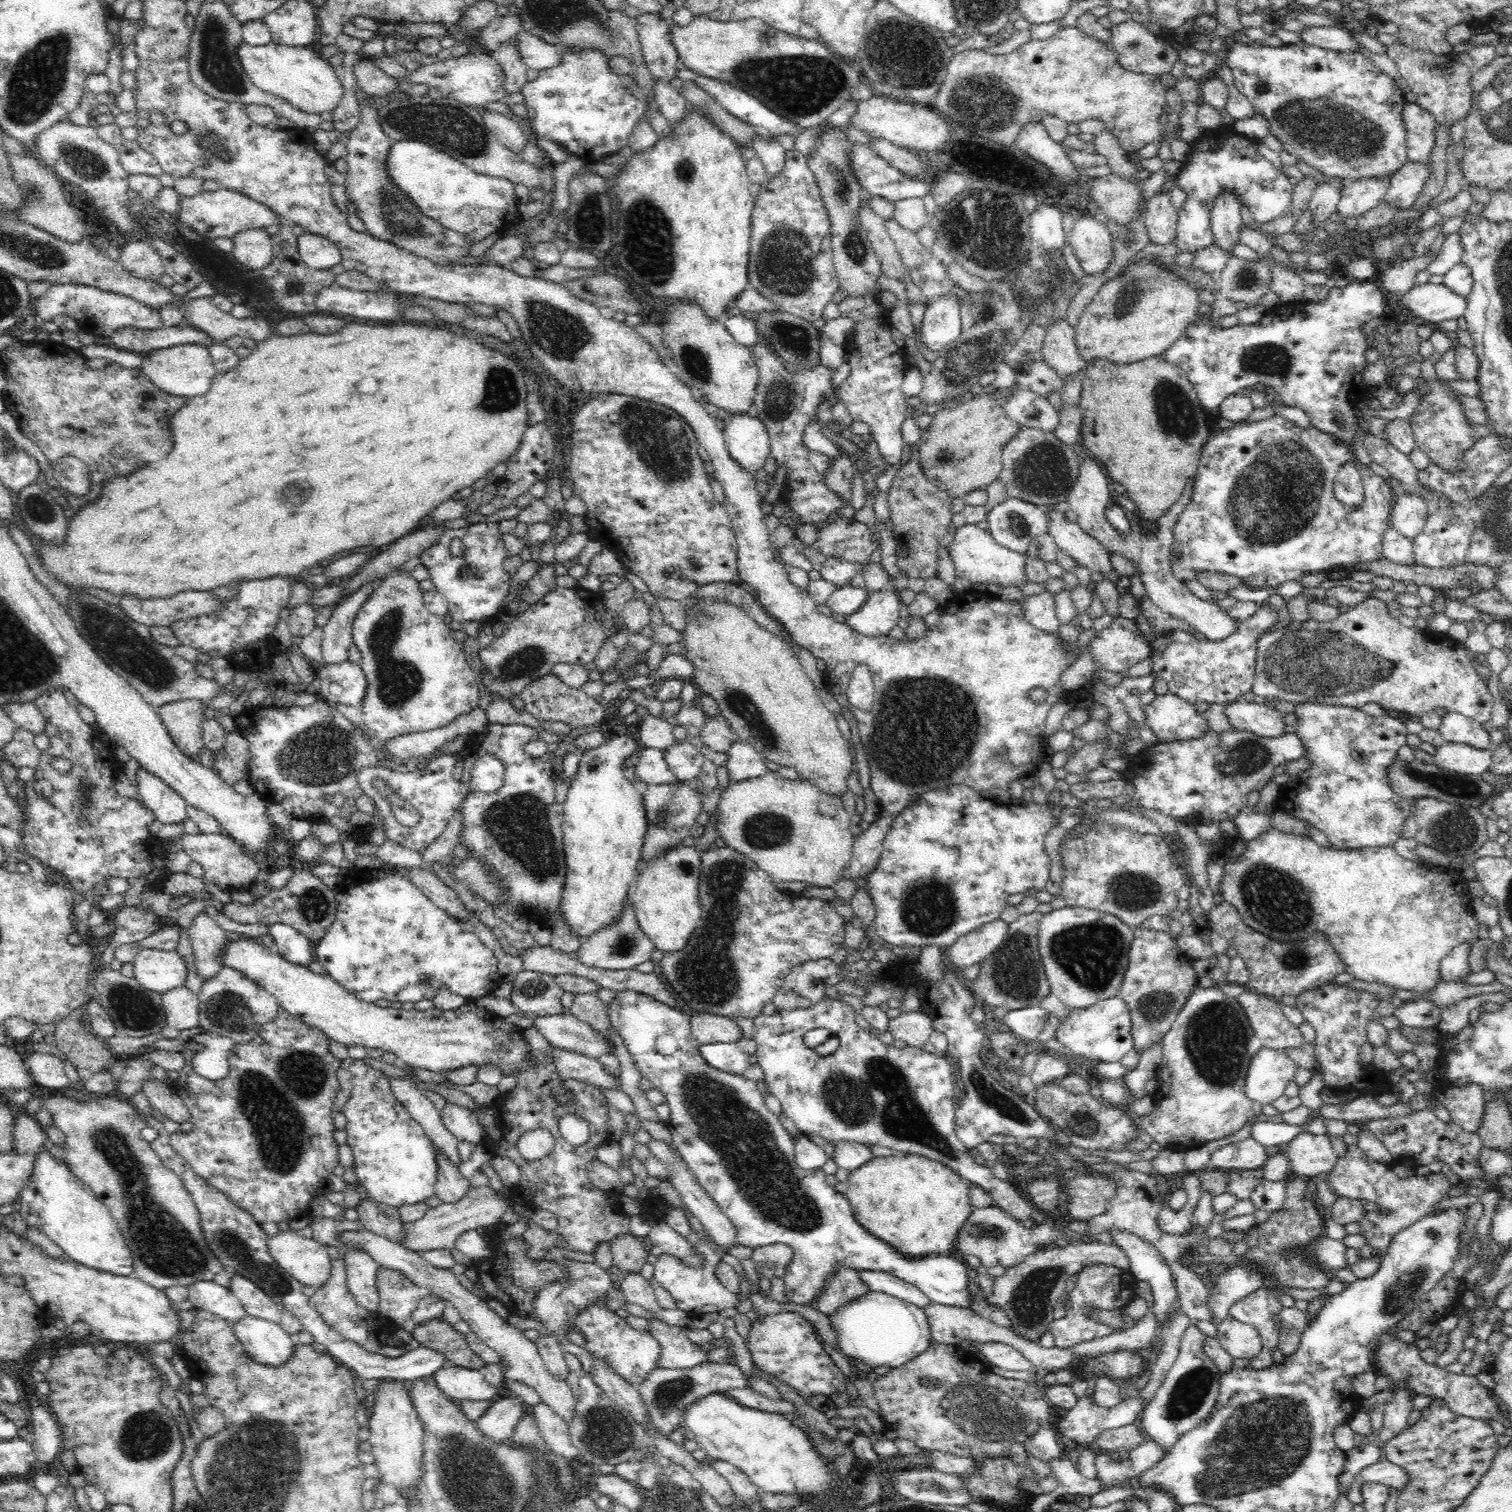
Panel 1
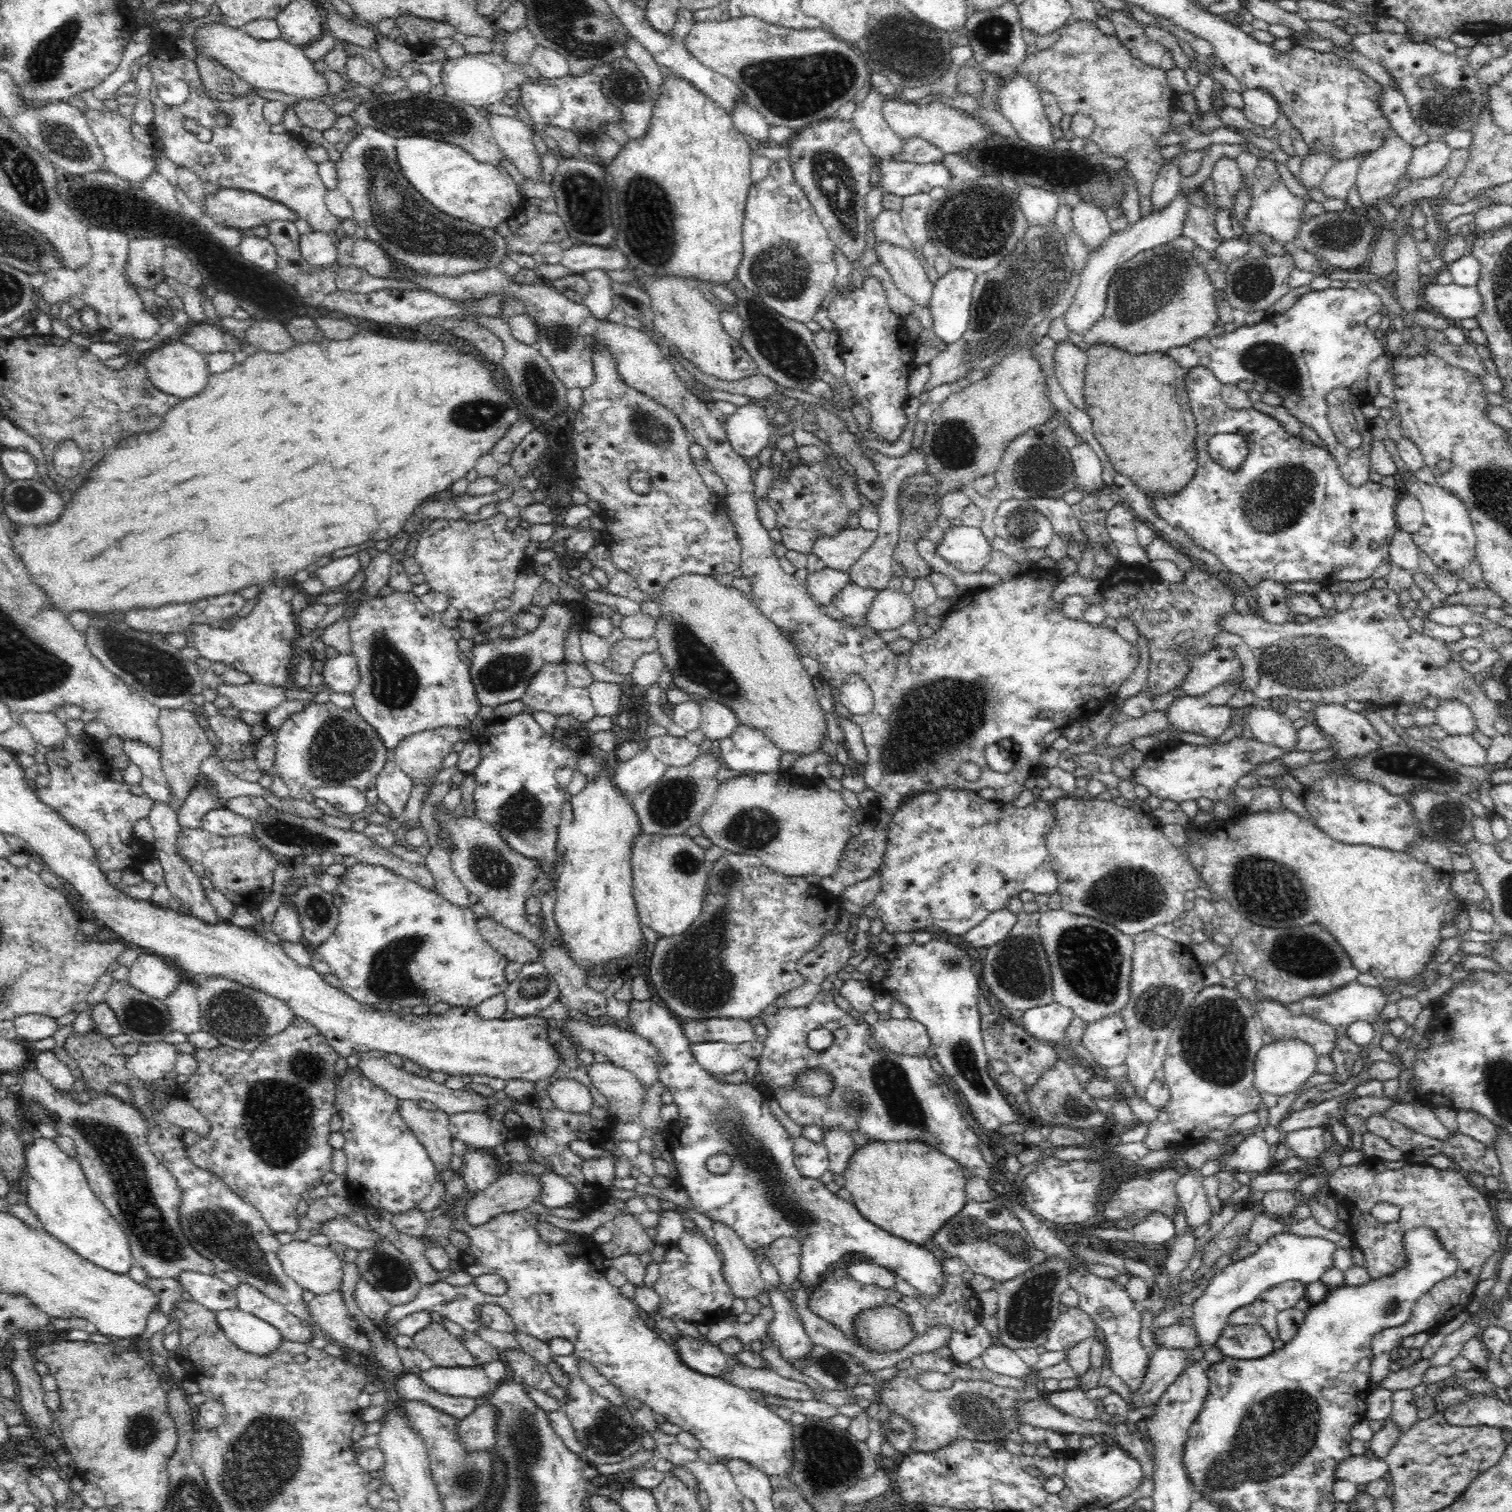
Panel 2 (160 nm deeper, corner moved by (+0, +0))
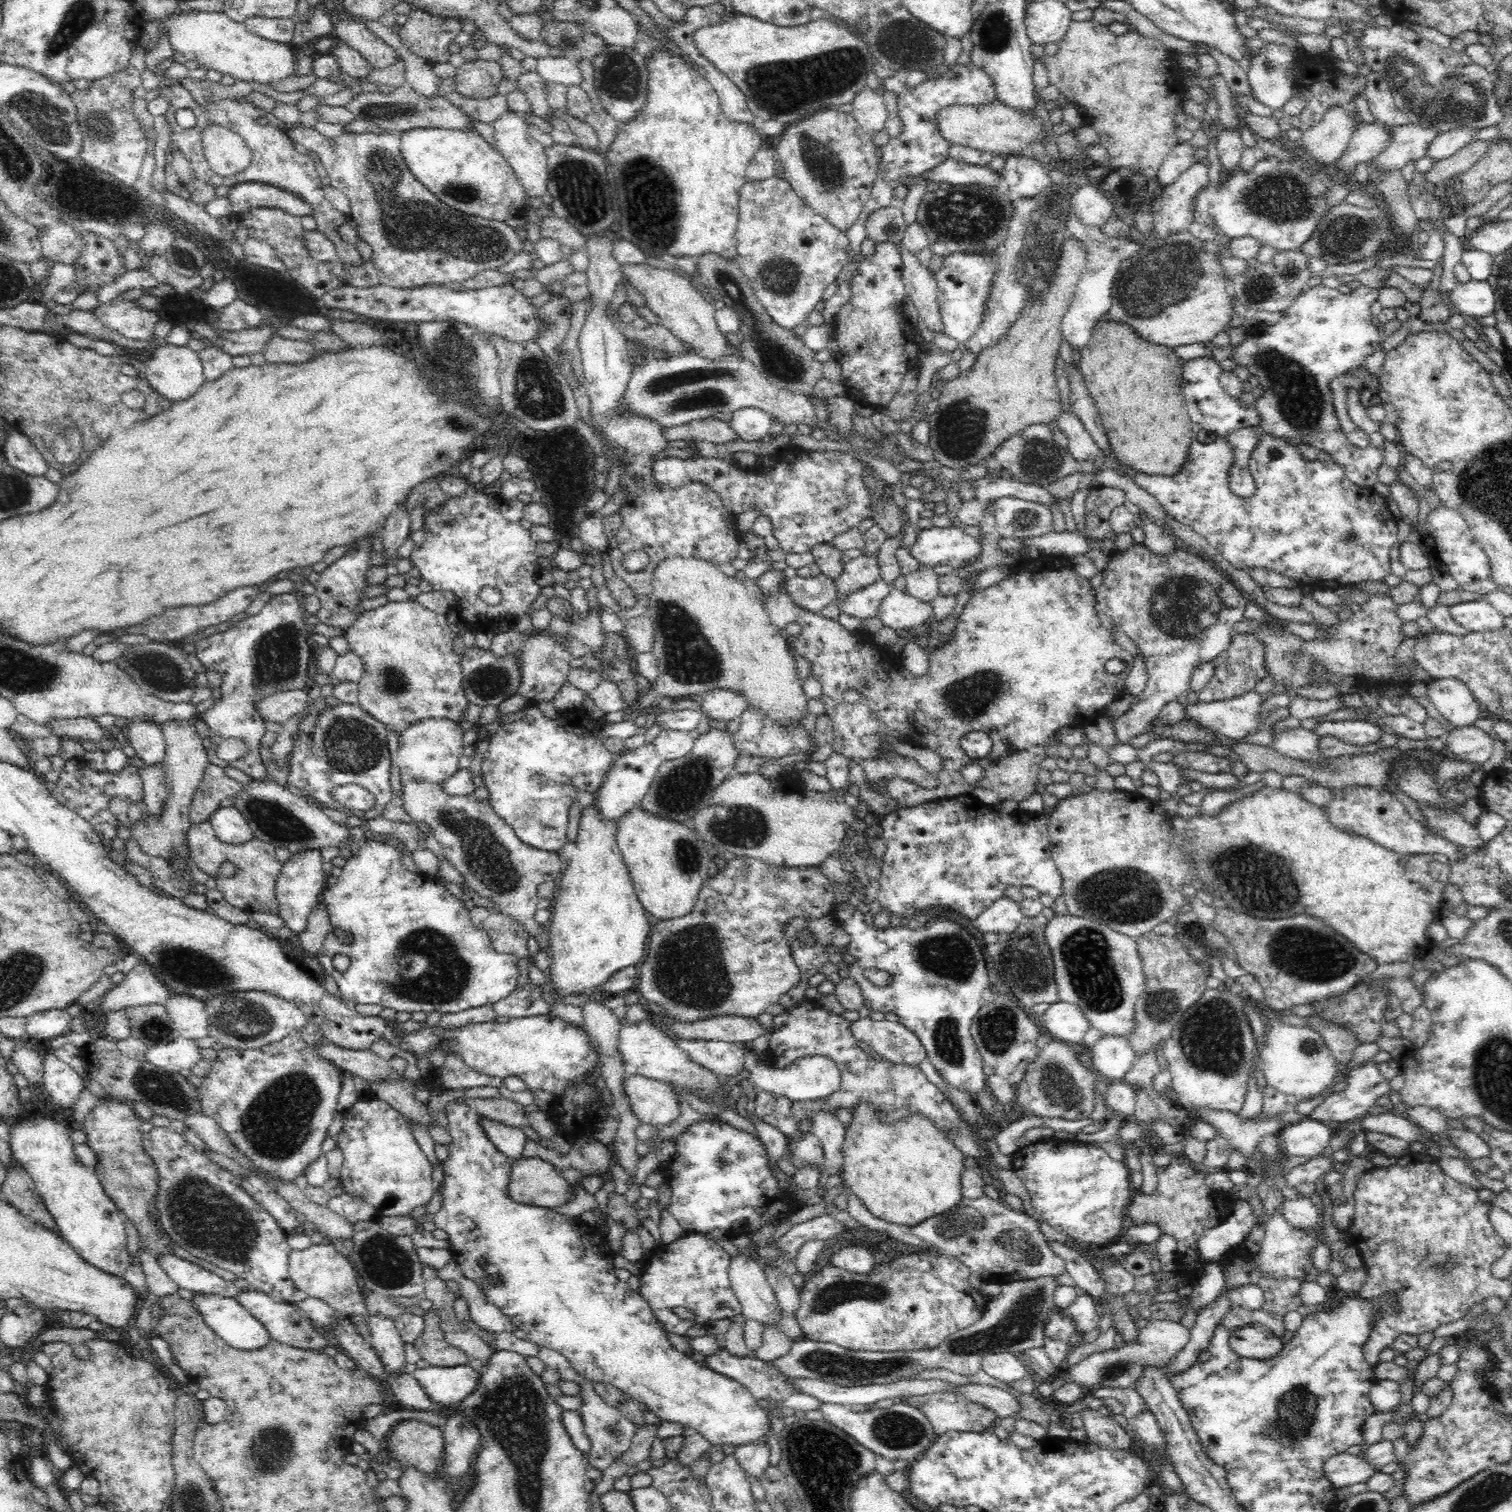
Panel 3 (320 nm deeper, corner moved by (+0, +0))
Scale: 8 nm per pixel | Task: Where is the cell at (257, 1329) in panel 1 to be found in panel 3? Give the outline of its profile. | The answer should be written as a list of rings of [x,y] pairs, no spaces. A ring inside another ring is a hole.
[[[194,1293],[191,1303],[196,1307],[196,1310],[200,1311],[206,1325],[233,1350],[259,1350],[271,1342],[266,1328],[238,1302],[236,1297],[226,1298],[220,1295]]]

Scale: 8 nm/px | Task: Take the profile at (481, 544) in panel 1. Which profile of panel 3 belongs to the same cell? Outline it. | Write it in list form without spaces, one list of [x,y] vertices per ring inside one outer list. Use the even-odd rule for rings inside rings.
[[[468,482],[462,496],[448,497],[444,506],[428,510],[422,526],[424,541],[417,544],[409,556],[411,564],[418,568],[421,577],[428,580],[434,589],[442,592],[449,590],[453,596],[456,595],[457,607],[464,626],[477,629],[494,620],[516,618],[524,614],[533,614],[533,618],[536,616],[532,602],[541,597],[538,596],[541,587],[536,583],[536,579],[543,567],[538,564],[537,542],[532,540],[530,531],[520,526],[519,522],[508,522],[502,516],[501,505],[500,500],[490,499],[477,485]],[[488,586],[500,590],[499,604],[488,605],[478,597],[478,592]]]

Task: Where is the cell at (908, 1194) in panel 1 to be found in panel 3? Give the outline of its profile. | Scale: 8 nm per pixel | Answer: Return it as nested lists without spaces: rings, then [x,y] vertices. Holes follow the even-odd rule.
[[[868,1101],[856,1103],[851,1112],[852,1120],[845,1128],[840,1176],[847,1191],[856,1194],[876,1218],[904,1228],[915,1227],[960,1202],[965,1155],[932,1121],[912,1113],[899,1121],[882,1123]]]

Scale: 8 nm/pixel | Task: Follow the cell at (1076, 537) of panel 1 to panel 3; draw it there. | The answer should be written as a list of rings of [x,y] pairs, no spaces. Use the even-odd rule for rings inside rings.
[[[987,474],[983,478],[970,481],[975,491],[975,499],[984,507],[1002,497],[1016,497],[1048,507],[1053,502],[1053,495],[1048,493],[1044,487],[1026,484],[1012,477],[1004,475],[994,477]]]

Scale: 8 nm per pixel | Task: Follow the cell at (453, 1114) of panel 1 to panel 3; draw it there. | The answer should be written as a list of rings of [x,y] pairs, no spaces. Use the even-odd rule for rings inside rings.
[[[485,1117],[482,1118],[482,1125],[489,1142],[492,1142],[504,1156],[511,1160],[522,1158],[527,1137],[520,1128],[506,1126]]]

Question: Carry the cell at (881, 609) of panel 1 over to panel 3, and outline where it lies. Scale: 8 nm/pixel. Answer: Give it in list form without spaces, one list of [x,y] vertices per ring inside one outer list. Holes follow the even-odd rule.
[[[892,588],[884,597],[877,614],[883,626],[898,632],[920,626],[930,620],[932,615],[932,603],[920,601],[897,588]]]

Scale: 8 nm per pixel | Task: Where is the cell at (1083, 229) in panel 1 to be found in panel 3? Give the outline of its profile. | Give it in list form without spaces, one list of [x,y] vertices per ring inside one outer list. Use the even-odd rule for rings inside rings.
[[[1086,184],[1079,187],[1071,197],[1073,212],[1078,215],[1078,220],[1090,227],[1101,226],[1110,218],[1113,218],[1112,203],[1104,195],[1102,189],[1094,184]]]

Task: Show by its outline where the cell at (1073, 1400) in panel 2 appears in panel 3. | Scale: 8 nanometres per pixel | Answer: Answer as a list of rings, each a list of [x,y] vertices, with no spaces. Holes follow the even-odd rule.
[[[1085,1409],[1082,1412],[1083,1428],[1088,1434],[1088,1440],[1104,1447],[1108,1450],[1131,1450],[1134,1448],[1134,1443],[1130,1434],[1111,1416],[1104,1416],[1098,1410]]]

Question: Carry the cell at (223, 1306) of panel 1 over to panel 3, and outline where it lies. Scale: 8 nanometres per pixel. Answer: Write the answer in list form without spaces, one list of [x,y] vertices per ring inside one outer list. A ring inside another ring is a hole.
[[[175,1253],[162,1256],[158,1258],[158,1261],[164,1272],[179,1288],[186,1288],[186,1290],[203,1295],[220,1295],[226,1298],[234,1298],[240,1291],[234,1285],[234,1281],[225,1280],[222,1276],[181,1258]]]

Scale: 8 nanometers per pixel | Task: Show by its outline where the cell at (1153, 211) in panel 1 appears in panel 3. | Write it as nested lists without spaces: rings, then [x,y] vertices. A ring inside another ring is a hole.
[[[1189,141],[1179,142],[1174,146],[1163,160],[1156,176],[1161,188],[1165,189],[1174,184],[1180,175],[1192,166],[1196,149]]]

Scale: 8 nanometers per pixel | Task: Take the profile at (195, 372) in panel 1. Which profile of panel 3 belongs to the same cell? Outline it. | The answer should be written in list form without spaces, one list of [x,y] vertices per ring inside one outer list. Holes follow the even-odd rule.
[[[159,342],[153,347],[152,358],[145,364],[149,386],[170,403],[188,400],[207,382],[199,353],[191,350],[186,344],[172,346],[166,342]]]

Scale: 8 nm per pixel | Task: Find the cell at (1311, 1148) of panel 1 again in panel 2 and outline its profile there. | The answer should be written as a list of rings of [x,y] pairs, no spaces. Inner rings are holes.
[[[1312,1127],[1288,1134],[1282,1143],[1289,1147],[1292,1155],[1303,1159],[1314,1158],[1325,1149],[1323,1134],[1326,1127]]]

